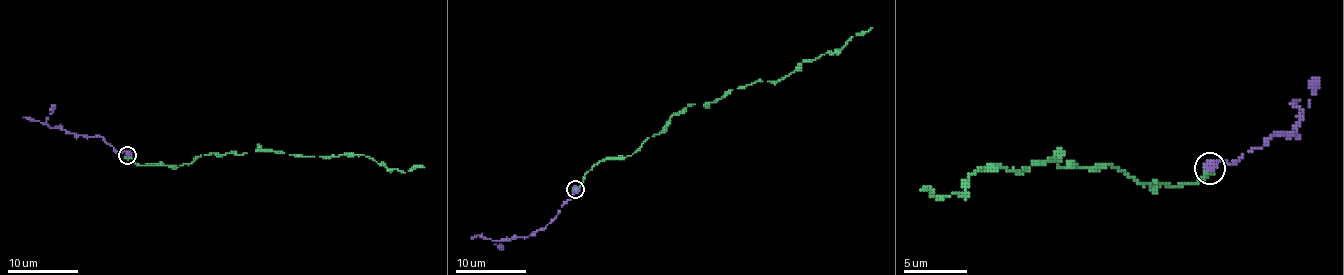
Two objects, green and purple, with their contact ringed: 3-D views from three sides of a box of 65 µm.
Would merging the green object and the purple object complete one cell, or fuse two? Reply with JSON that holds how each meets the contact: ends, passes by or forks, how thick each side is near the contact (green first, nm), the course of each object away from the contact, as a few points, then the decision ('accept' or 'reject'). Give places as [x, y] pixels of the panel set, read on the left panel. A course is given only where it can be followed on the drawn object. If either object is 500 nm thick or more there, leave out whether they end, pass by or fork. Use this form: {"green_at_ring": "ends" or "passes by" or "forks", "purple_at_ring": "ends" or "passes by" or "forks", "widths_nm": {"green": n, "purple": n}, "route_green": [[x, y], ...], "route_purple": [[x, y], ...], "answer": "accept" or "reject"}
{"widths_nm": {"green": 400, "purple": 650}, "route_green": [[126, 154], [135, 163], [177, 167], [200, 154], [266, 151], [309, 156], [364, 154], [404, 172], [424, 167]], "route_purple": [[128, 154], [124, 151], [119, 153], [101, 137], [50, 128], [39, 121], [23, 117]], "answer": "accept"}

